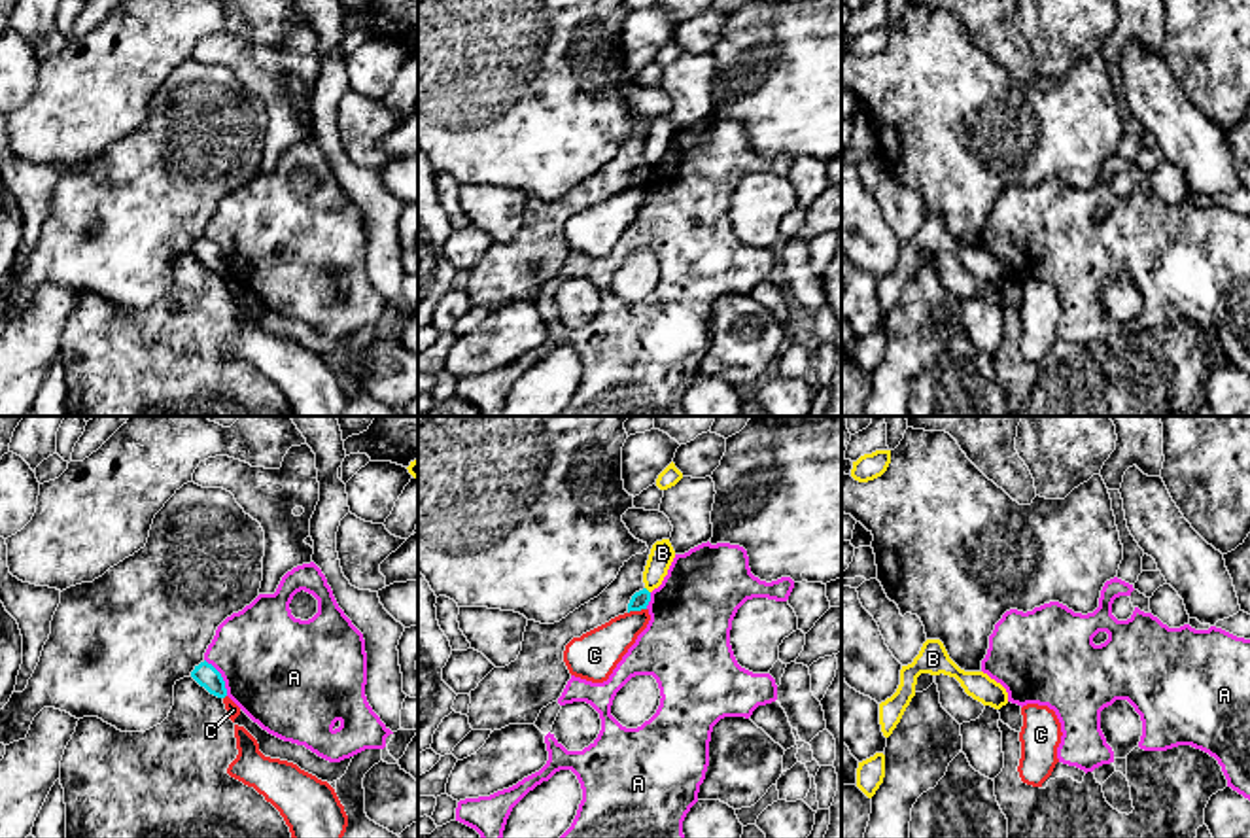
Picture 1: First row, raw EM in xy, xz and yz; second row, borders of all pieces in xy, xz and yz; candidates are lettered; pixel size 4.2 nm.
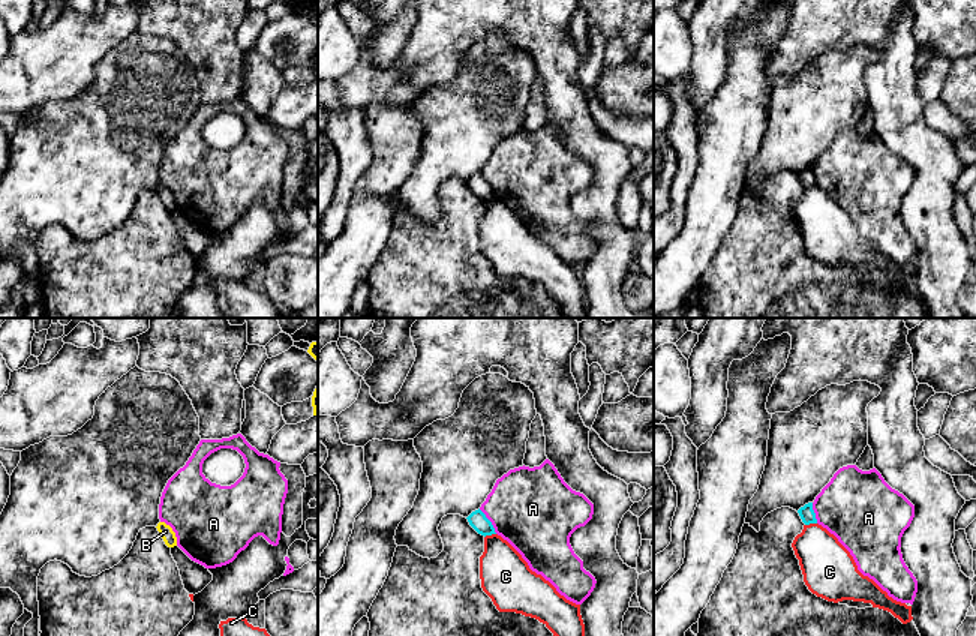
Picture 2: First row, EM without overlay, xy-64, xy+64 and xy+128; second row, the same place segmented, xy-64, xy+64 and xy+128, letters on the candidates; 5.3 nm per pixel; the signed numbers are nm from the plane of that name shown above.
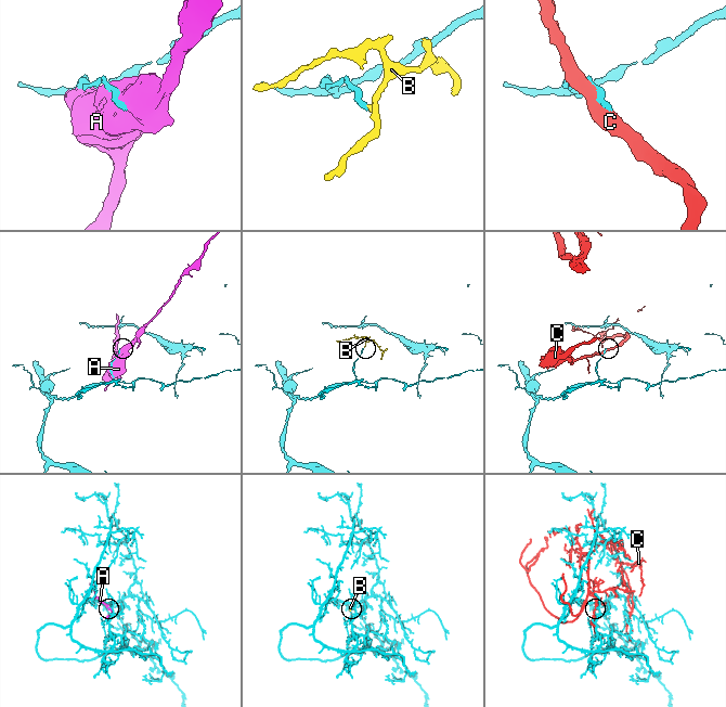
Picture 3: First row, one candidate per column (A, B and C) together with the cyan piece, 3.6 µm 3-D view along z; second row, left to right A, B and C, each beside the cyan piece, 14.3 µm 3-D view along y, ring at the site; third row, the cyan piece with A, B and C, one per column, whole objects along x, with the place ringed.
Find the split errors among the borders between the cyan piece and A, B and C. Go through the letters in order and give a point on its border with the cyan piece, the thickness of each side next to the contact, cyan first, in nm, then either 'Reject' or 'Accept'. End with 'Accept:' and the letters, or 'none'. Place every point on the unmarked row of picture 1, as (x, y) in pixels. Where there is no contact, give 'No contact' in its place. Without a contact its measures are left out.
A: Touches cyan at xy (222, 254). Thickness 100 nm (cyan) against 460 nm. Reject
B: Touches cyan at xz (647, 167). Thickness 80 nm (cyan) against 100 nm. Reject
C: Touches cyan at xz (636, 186). Thickness 80 nm (cyan) against 200 nm. Reject
Accept: none

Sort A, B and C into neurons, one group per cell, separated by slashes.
A / B / C

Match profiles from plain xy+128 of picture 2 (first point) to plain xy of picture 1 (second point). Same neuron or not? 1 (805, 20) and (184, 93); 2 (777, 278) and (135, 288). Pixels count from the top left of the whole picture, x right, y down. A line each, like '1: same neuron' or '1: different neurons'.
1: different neurons
2: different neurons

